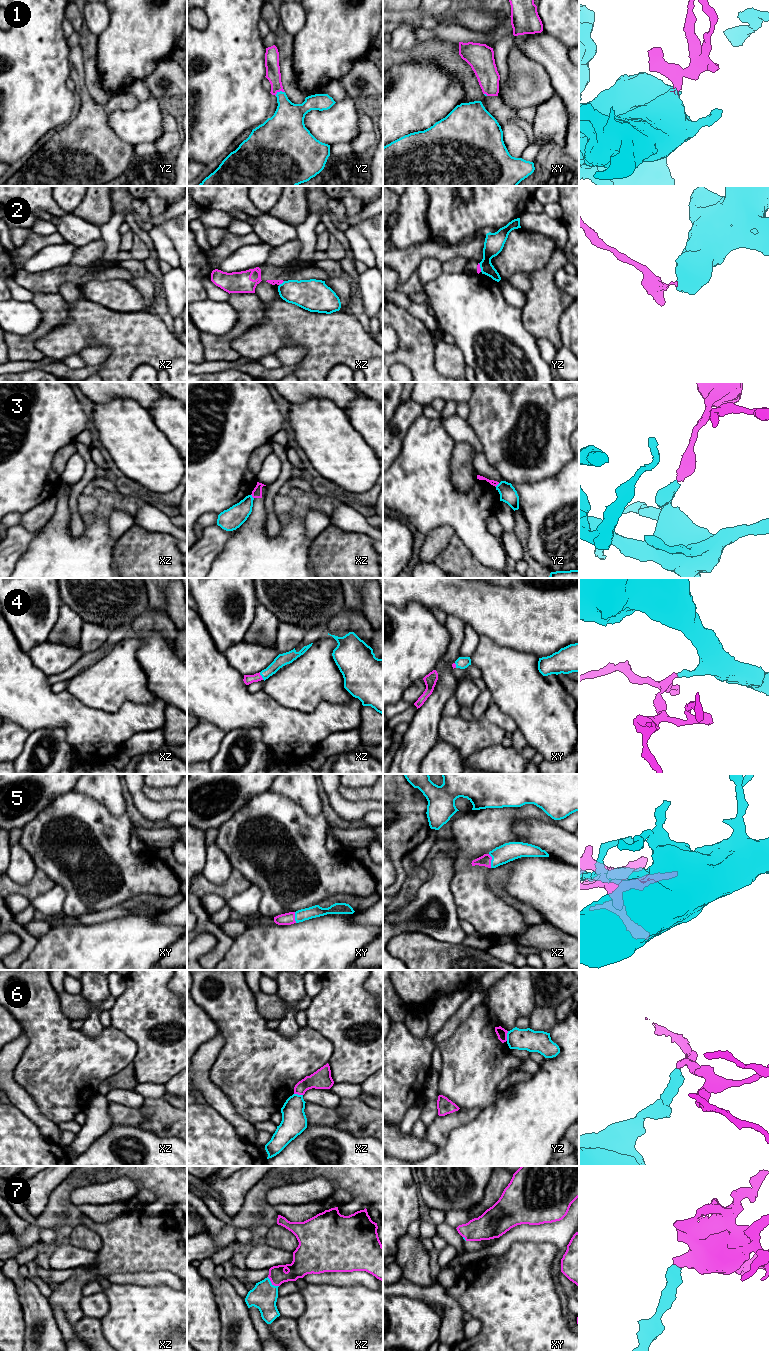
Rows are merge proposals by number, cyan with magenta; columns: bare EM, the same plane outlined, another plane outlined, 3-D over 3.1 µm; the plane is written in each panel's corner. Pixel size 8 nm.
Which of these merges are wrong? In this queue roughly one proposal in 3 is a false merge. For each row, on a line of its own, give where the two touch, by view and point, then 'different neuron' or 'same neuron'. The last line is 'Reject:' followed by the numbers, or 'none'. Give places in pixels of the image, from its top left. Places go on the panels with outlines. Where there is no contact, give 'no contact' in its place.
1: contact yz (280, 91); same neuron
2: contact xz (282, 283); different neuron
3: contact xz (251, 496); different neuron
4: contact xz (261, 675); same neuron
5: contact xz (491, 861); same neuron
6: contact yz (507, 1036); different neuron
7: contact xz (271, 1283); same neuron
Reject: 2, 3, 6

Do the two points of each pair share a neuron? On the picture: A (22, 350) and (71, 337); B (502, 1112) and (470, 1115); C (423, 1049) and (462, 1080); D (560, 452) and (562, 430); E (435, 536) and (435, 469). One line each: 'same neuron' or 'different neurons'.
A: different neurons
B: different neurons
C: different neurons
D: same neuron
E: different neurons

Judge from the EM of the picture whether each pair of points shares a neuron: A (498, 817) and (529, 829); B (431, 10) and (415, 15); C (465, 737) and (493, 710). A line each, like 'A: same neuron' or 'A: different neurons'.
A: different neurons
B: different neurons
C: different neurons

